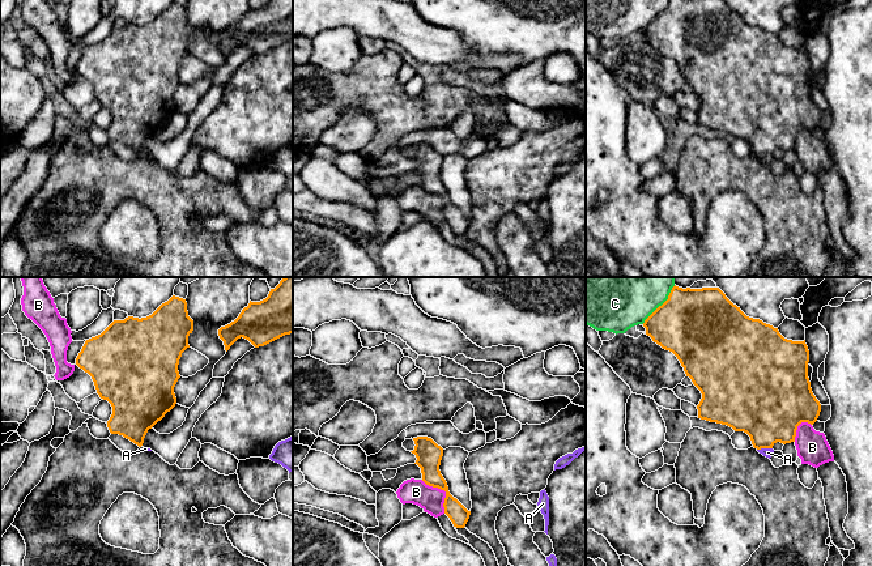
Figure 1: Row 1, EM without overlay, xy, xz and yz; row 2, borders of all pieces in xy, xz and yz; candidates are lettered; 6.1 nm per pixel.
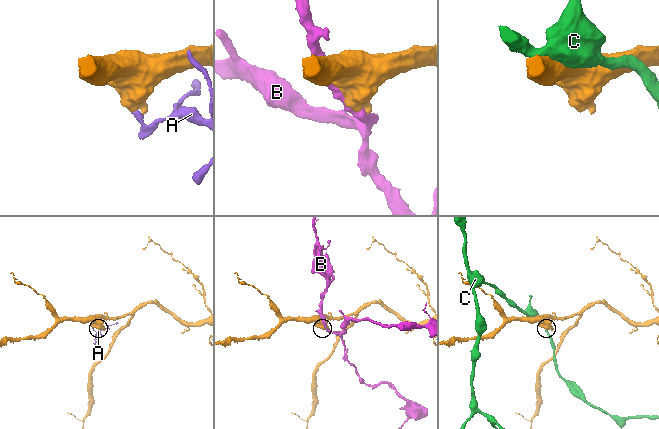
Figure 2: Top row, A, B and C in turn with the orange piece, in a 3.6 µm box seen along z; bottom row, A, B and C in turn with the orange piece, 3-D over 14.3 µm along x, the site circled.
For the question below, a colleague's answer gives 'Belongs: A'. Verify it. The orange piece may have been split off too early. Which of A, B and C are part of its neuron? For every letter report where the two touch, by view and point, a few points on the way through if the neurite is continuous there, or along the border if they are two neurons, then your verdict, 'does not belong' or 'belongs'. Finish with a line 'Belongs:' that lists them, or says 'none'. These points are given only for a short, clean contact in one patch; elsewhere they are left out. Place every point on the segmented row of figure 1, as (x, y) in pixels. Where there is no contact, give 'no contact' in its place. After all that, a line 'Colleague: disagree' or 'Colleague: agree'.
A: contact yz (764, 447); border yz (771, 447), (757, 450); does not belong
B: contact xz (443, 489); does not belong
C: contact yz (662, 305); does not belong
Belongs: none
Colleague: disagree

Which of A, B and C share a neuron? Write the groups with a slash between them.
A / B / C

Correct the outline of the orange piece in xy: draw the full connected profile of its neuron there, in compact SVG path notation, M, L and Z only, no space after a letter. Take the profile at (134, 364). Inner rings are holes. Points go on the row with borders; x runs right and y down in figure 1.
M173 295L152 315L114 320L101 335L85 341L76 365L92 376L99 397L111 404L112 414L107 421L111 434L123 435L141 447L148 430L175 407L178 365L182 353L190 348L192 331L186 299Z

